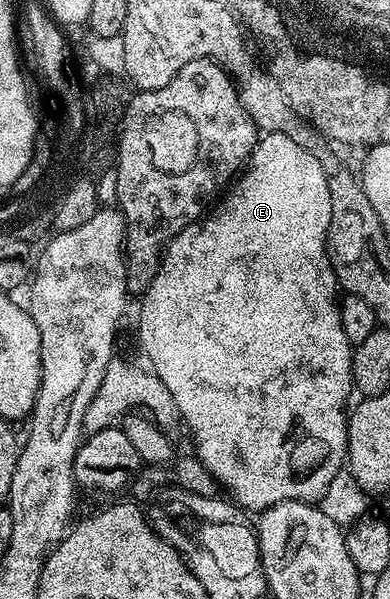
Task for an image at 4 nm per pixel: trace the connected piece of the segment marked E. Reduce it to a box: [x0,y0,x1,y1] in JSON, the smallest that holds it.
[140,134,353,513]

